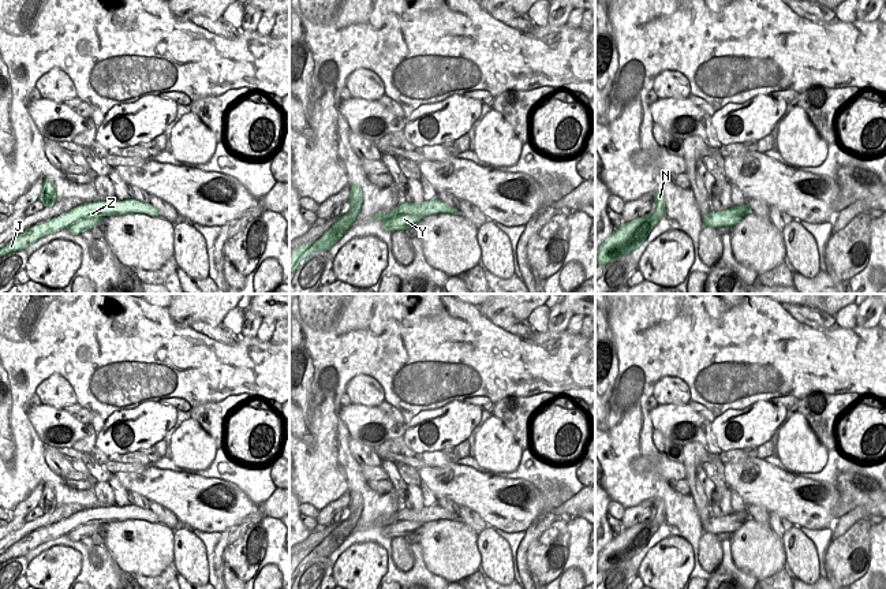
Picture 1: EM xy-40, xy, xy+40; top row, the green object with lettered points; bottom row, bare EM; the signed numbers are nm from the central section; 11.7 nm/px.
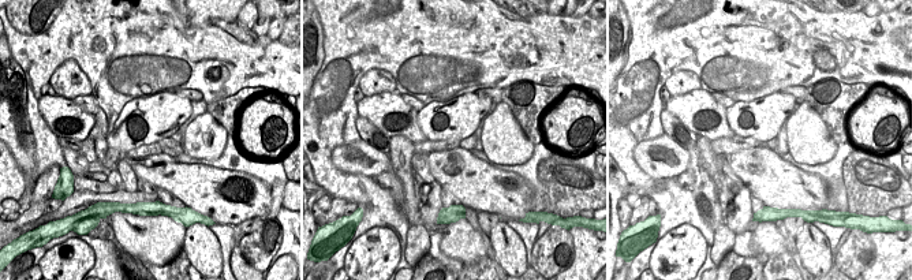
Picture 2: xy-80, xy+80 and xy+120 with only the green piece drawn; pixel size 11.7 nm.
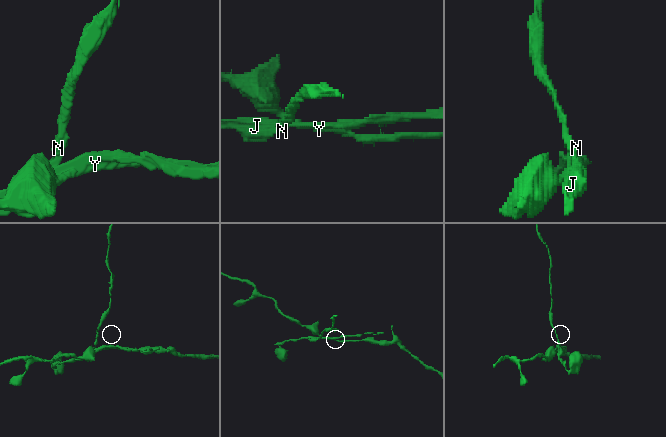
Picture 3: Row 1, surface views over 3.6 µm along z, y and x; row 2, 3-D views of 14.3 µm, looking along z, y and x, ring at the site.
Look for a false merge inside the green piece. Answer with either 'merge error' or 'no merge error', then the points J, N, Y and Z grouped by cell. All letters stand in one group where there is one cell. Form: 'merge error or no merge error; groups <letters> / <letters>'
merge error; groups J N Z / Y

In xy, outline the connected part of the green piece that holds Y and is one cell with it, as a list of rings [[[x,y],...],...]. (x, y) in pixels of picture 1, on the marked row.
[[[401,215],[397,217],[386,219],[382,223],[382,230],[384,231],[399,231],[399,230],[407,230],[410,227],[418,225],[418,223],[423,219],[425,216],[418,216],[418,215]]]

